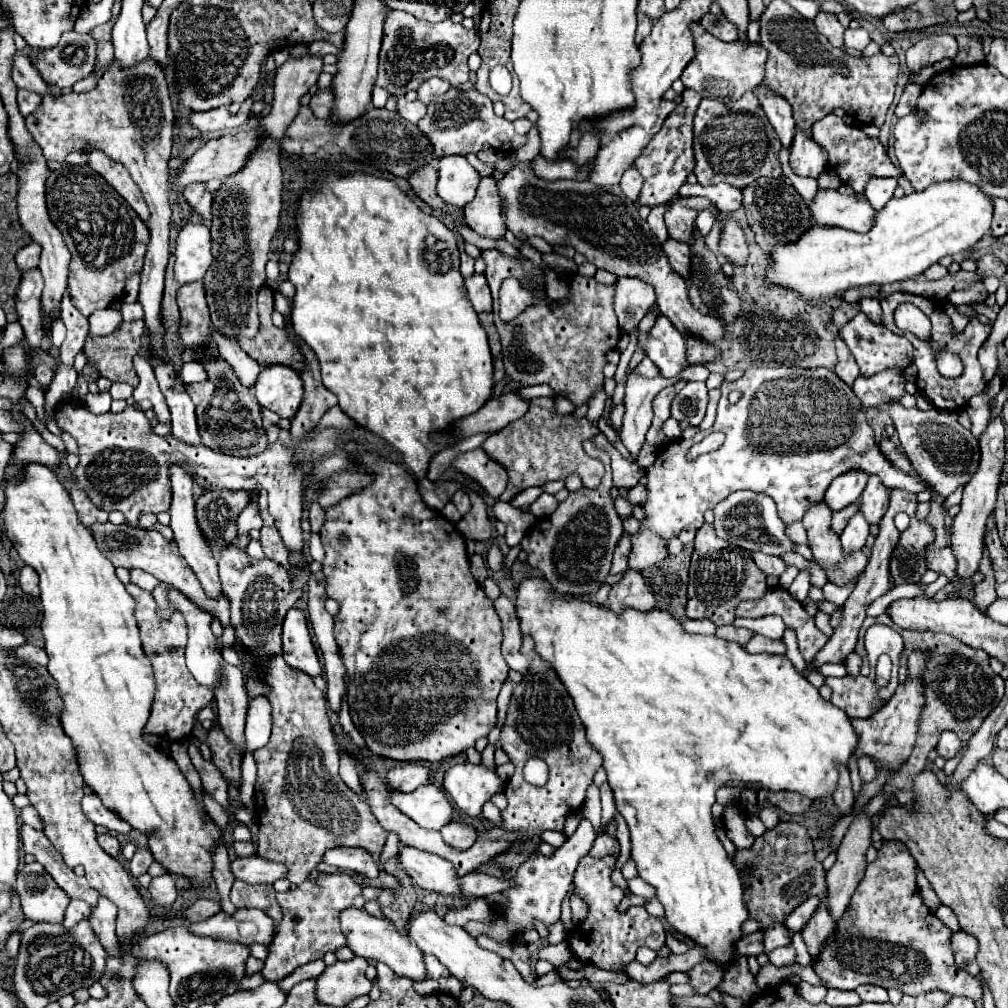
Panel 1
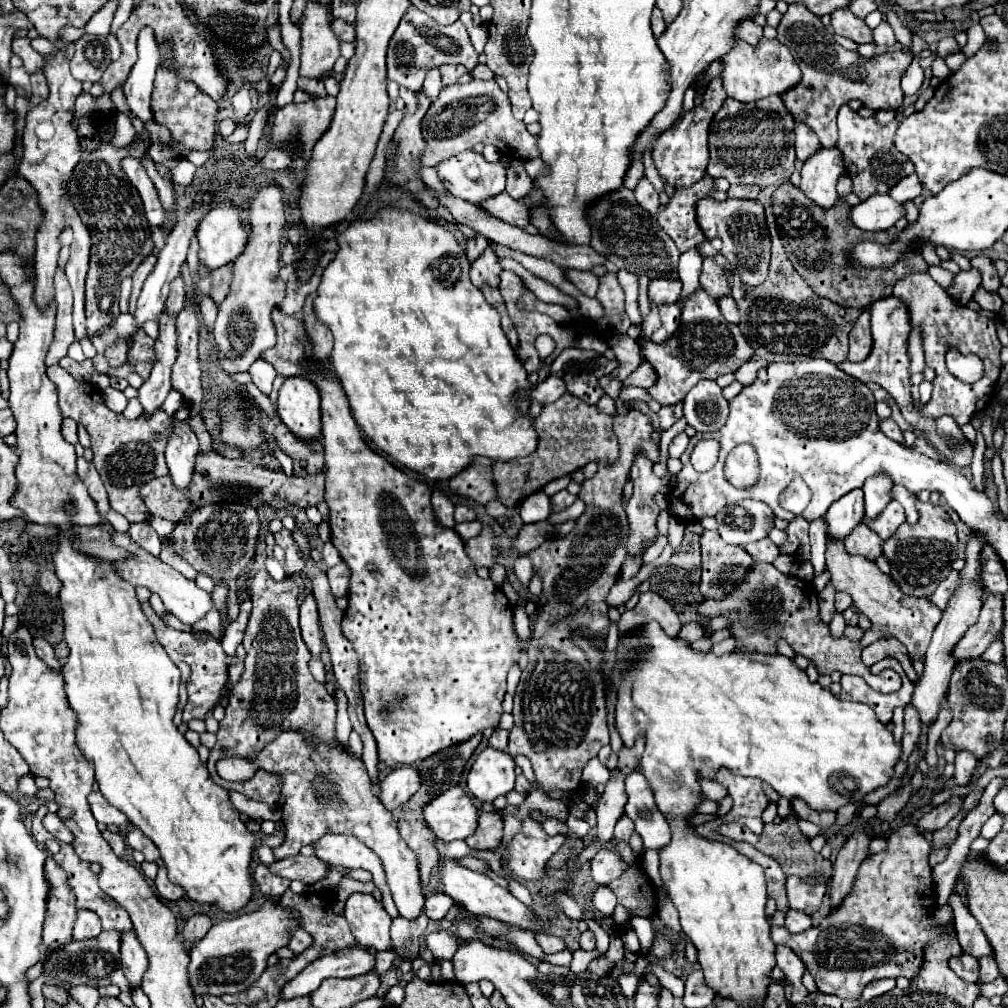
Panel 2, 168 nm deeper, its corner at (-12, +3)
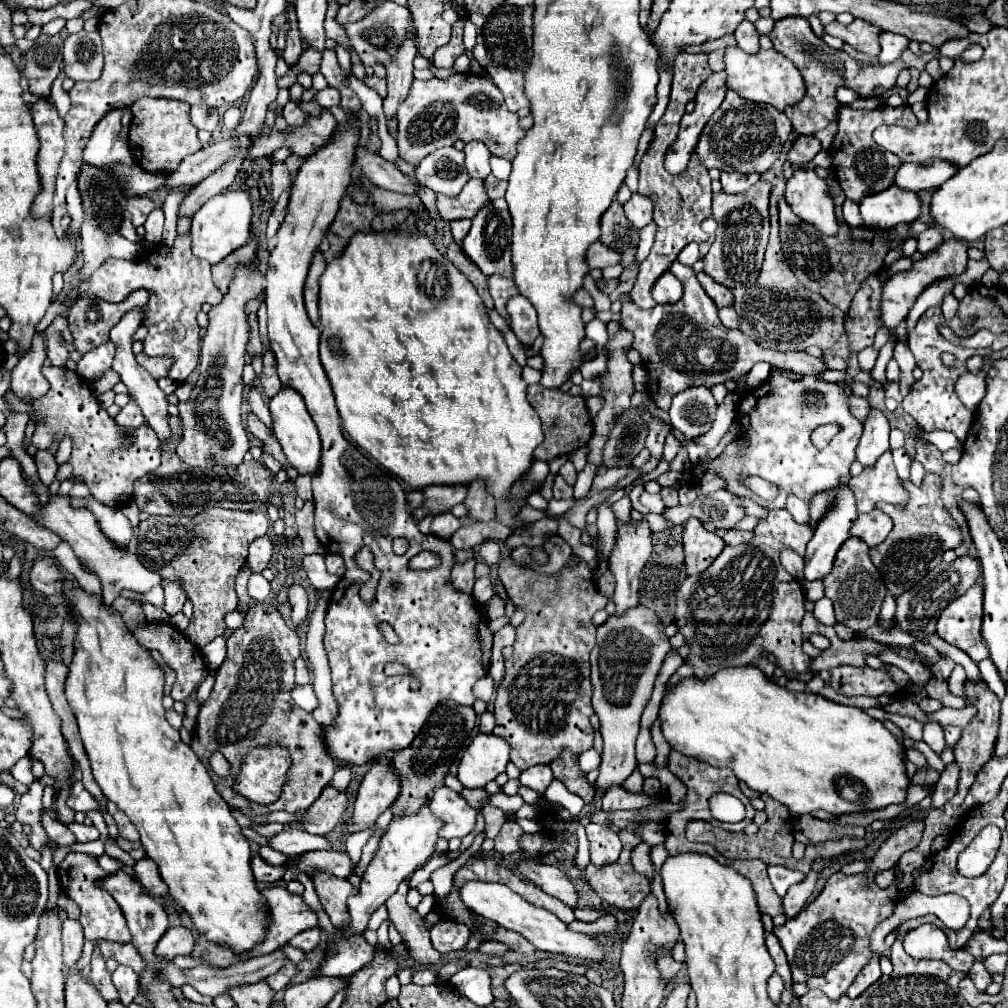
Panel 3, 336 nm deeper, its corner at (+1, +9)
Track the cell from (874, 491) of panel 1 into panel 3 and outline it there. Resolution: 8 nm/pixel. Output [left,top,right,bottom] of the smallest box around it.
[851,510,893,546]

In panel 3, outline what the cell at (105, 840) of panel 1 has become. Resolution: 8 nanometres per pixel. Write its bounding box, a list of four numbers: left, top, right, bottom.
[67,822,99,842]

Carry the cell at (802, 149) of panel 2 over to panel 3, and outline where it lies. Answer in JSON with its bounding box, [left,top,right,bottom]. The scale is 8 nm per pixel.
[787,136,821,166]

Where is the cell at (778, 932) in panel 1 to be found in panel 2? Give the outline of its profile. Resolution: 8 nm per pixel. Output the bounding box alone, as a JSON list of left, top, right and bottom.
[784,910,812,932]

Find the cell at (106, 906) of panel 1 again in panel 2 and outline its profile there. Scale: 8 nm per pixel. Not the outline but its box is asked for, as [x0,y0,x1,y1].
[120,930,148,988]

